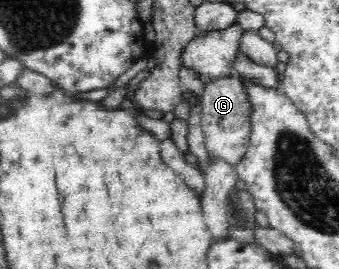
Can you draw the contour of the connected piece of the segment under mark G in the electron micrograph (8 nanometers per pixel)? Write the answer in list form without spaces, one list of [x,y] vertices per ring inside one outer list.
[[[220,76],[220,80],[206,84],[202,94],[201,128],[204,132],[204,143],[206,143],[206,151],[208,151],[210,161],[220,159],[235,168],[244,158],[251,136],[252,114],[253,108],[249,104],[248,93],[245,92],[238,76]]]

